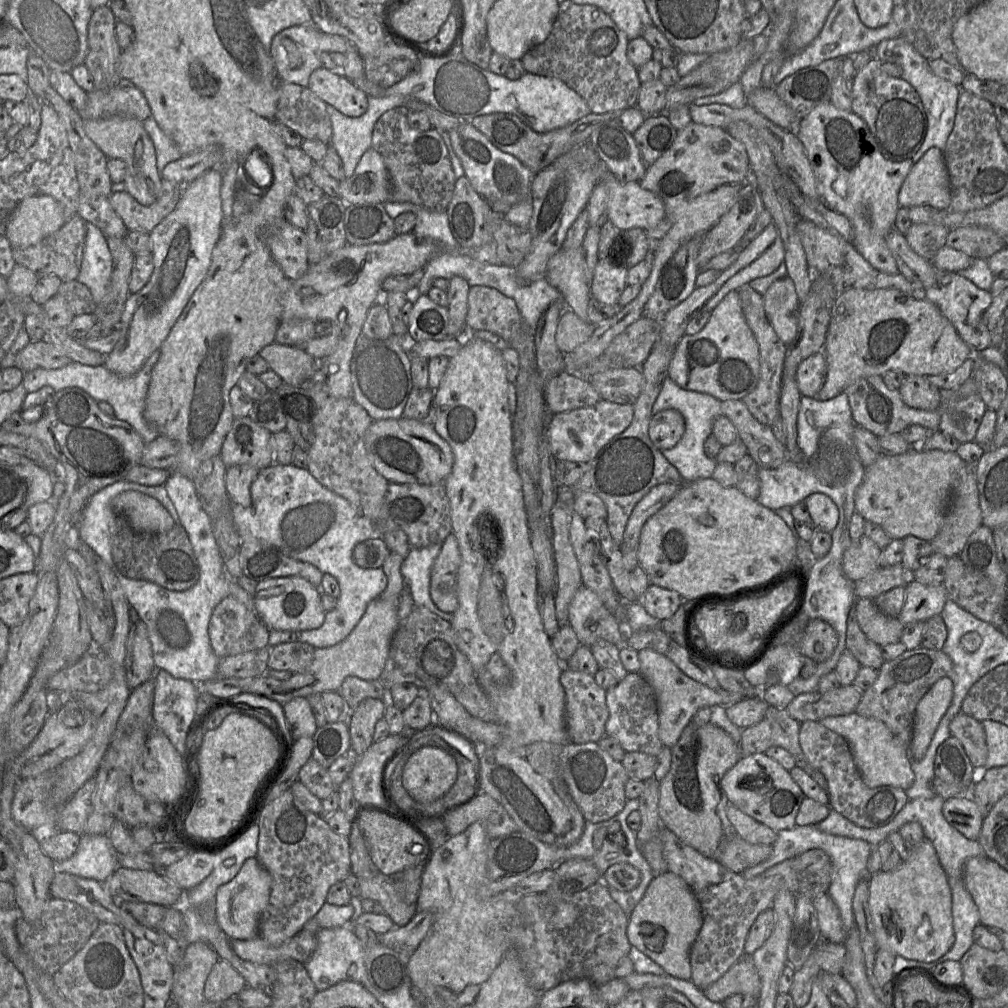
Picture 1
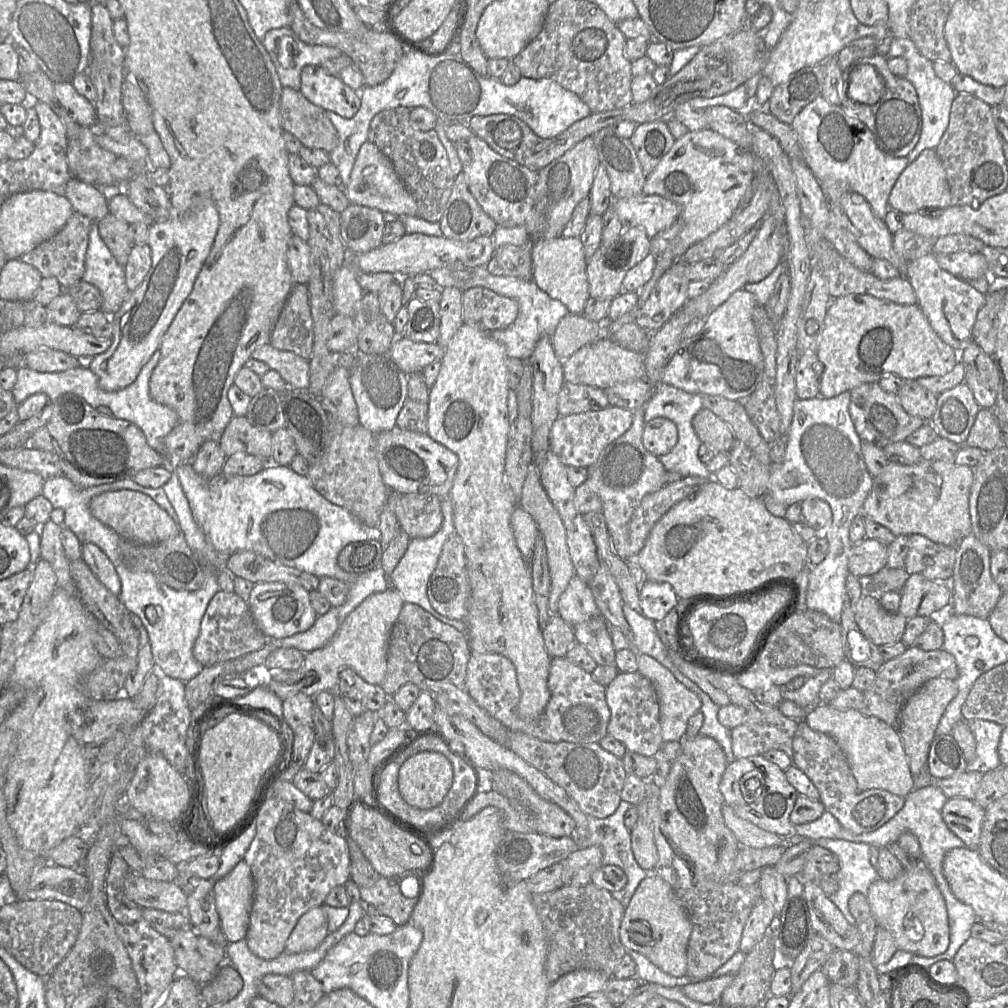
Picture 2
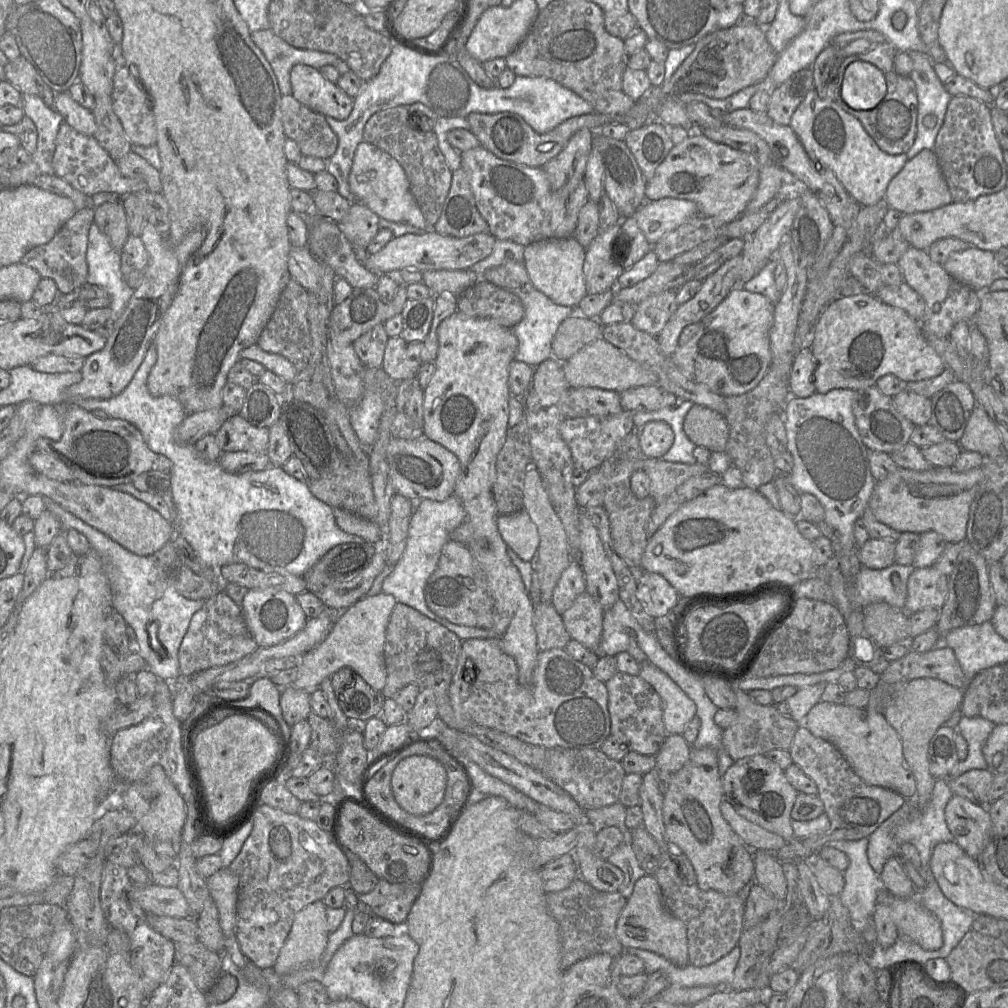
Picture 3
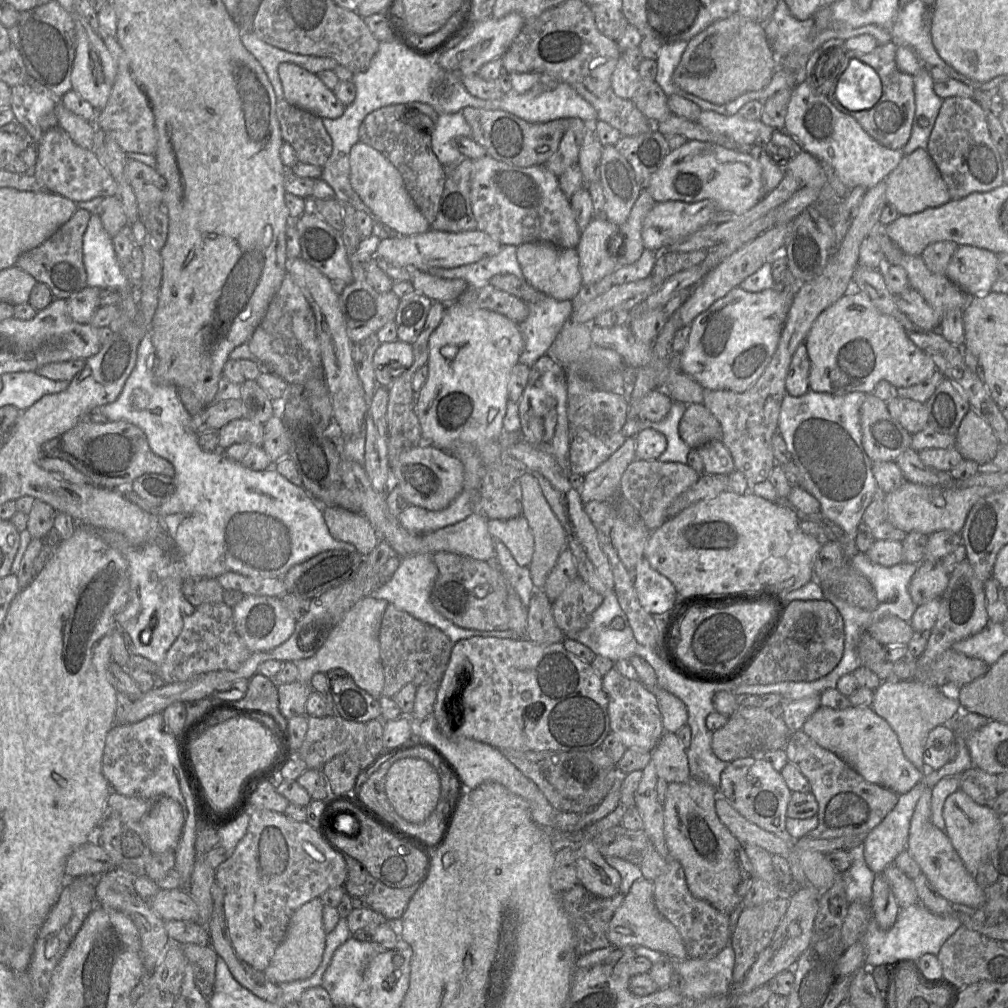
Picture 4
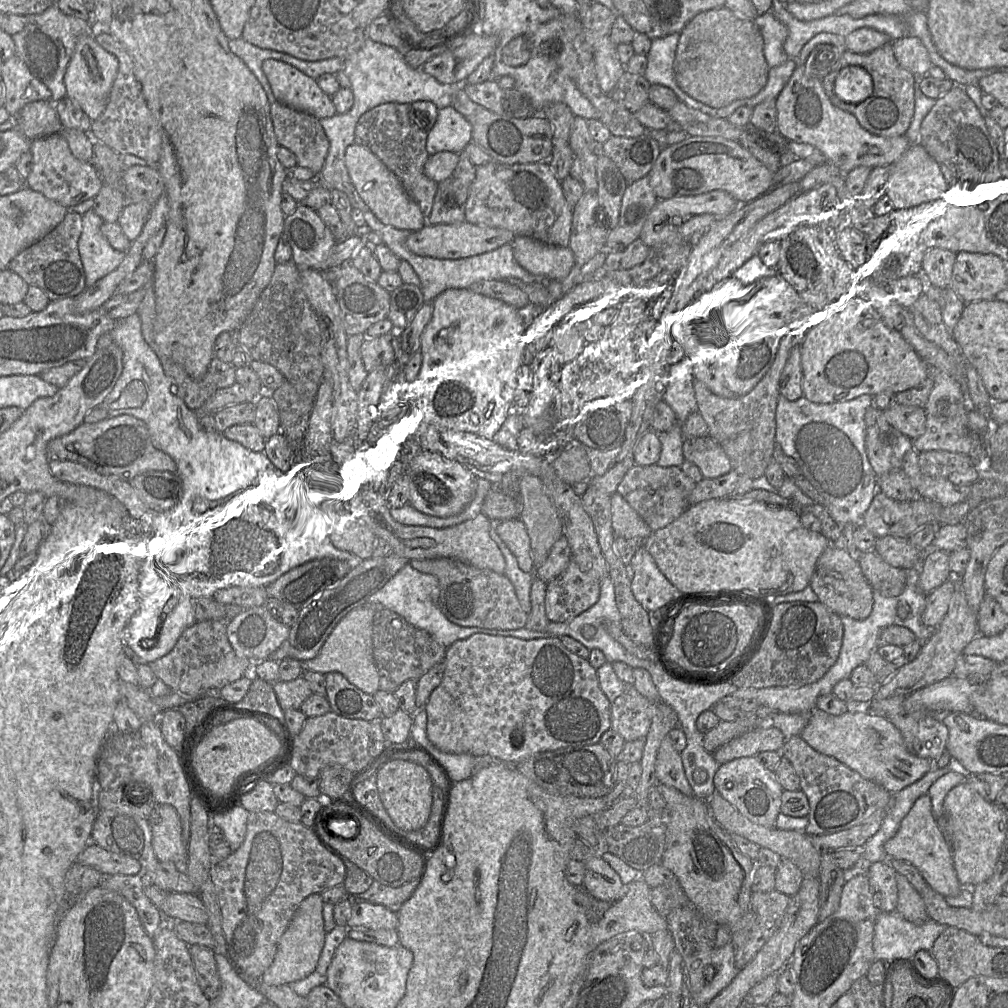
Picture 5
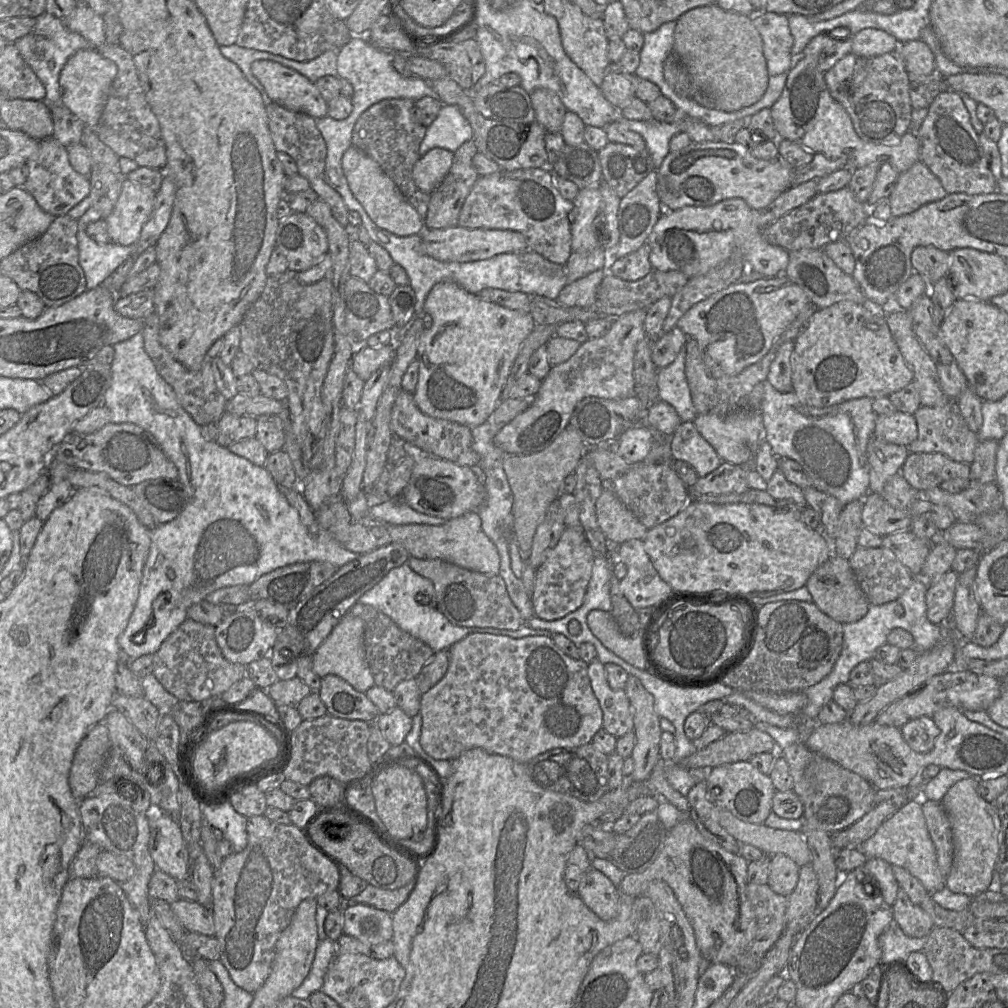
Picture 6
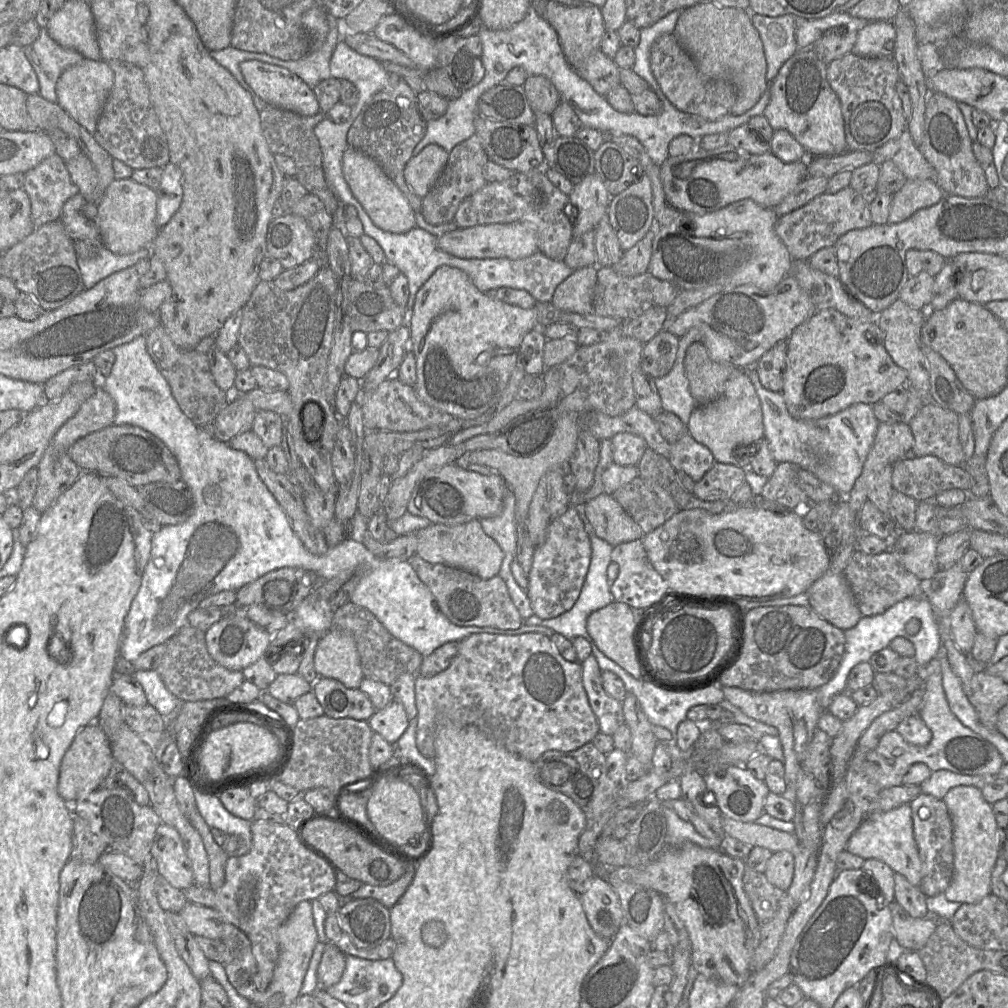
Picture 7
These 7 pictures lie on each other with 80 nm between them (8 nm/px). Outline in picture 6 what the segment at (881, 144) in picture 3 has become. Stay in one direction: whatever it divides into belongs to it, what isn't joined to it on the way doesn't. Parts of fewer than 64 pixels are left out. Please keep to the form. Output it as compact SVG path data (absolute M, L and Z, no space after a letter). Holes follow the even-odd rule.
M849 53L826 71L824 78L831 96L844 108L856 134L864 142L891 144L911 130L911 82L896 53L870 58Z

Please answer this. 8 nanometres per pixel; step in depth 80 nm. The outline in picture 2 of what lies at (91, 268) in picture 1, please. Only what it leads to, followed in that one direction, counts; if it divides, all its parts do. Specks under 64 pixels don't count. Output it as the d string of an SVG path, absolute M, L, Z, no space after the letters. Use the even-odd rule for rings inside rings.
M97 222L91 226L85 257L85 272L81 281L96 286L103 297L100 310L108 316L117 313L130 295L124 267L120 265L102 239Z

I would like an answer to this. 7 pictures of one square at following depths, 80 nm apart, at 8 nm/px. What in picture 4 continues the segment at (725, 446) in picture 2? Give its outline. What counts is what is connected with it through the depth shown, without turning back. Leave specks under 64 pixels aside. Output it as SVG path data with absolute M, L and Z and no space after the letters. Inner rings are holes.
M696 403L688 404L679 424L679 434L691 449L722 440L719 421L703 404Z

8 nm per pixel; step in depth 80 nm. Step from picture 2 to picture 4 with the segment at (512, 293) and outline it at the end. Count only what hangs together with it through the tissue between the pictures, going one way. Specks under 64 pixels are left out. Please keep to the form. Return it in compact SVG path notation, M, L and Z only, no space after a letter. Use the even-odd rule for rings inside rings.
M544 296L540 301L528 305L527 319L518 324L524 336L524 349L519 362L531 367L549 352L574 310L571 301L559 301L550 296Z

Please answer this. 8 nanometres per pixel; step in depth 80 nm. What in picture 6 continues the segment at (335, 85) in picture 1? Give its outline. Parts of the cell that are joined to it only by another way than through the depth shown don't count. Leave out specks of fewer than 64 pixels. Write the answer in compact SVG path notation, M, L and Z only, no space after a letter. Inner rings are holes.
M257 60L251 64L251 72L274 103L314 119L327 116L328 102L315 83L297 71L274 61Z

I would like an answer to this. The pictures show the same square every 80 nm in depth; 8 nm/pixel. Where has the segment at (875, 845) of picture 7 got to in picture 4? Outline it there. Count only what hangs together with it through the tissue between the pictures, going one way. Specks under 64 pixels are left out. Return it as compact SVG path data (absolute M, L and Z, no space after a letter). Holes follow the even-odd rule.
M927 788L921 794L913 812L905 850L942 897L953 904L963 904L976 909L984 903L984 893L974 875L964 866L946 833L932 823L931 799L932 789Z

